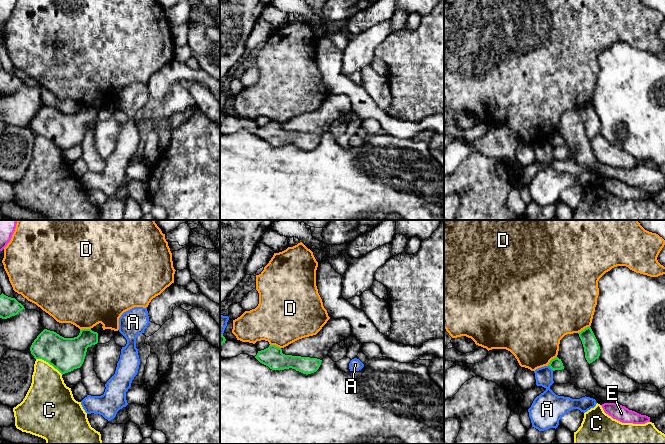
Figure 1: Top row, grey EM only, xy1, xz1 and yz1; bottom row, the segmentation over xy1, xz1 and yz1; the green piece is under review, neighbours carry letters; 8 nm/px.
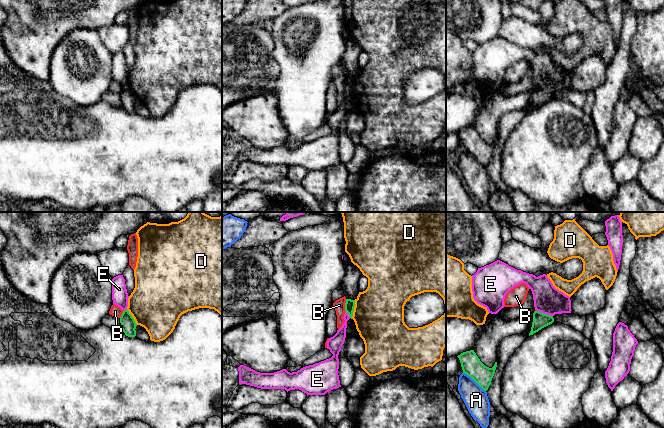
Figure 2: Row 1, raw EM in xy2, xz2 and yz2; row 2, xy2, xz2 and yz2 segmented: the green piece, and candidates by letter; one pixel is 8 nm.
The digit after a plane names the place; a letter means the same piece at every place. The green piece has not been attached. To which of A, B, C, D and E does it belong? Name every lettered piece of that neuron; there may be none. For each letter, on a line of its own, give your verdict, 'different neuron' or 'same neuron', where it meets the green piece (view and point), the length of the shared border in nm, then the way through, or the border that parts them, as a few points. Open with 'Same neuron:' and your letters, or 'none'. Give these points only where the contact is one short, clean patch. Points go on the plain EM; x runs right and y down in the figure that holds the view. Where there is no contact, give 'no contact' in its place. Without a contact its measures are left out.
Same neuron: none
A: different neuron; meets green in yz2 at (474, 156); contact 240 nm long
B: different neuron; meets green in xz2 at (345, 81); contact 100 nm long; border along xz2 (346, 75), (344, 86)
C: different neuron; meets green in xy1 at (49, 139); contact 260 nm long; border along xy1 (36, 134), (47, 137), (62, 150)
D: different neuron; meets green in xz2 at (353, 85); contact 160 nm long
E: different neuron; meets green in yz2 at (545, 90); contact 140 nm long; border along yz2 (537, 86), (552, 92)

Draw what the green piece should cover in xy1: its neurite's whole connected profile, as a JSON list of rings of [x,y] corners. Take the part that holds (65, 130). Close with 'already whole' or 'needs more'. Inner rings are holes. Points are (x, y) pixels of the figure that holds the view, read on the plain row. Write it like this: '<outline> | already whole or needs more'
[[[99,99],[91,105],[82,105],[77,113],[64,114],[54,107],[44,105],[30,123],[35,135],[42,135],[62,151],[80,144],[87,124],[98,119],[98,110],[103,107]]] | needs more

